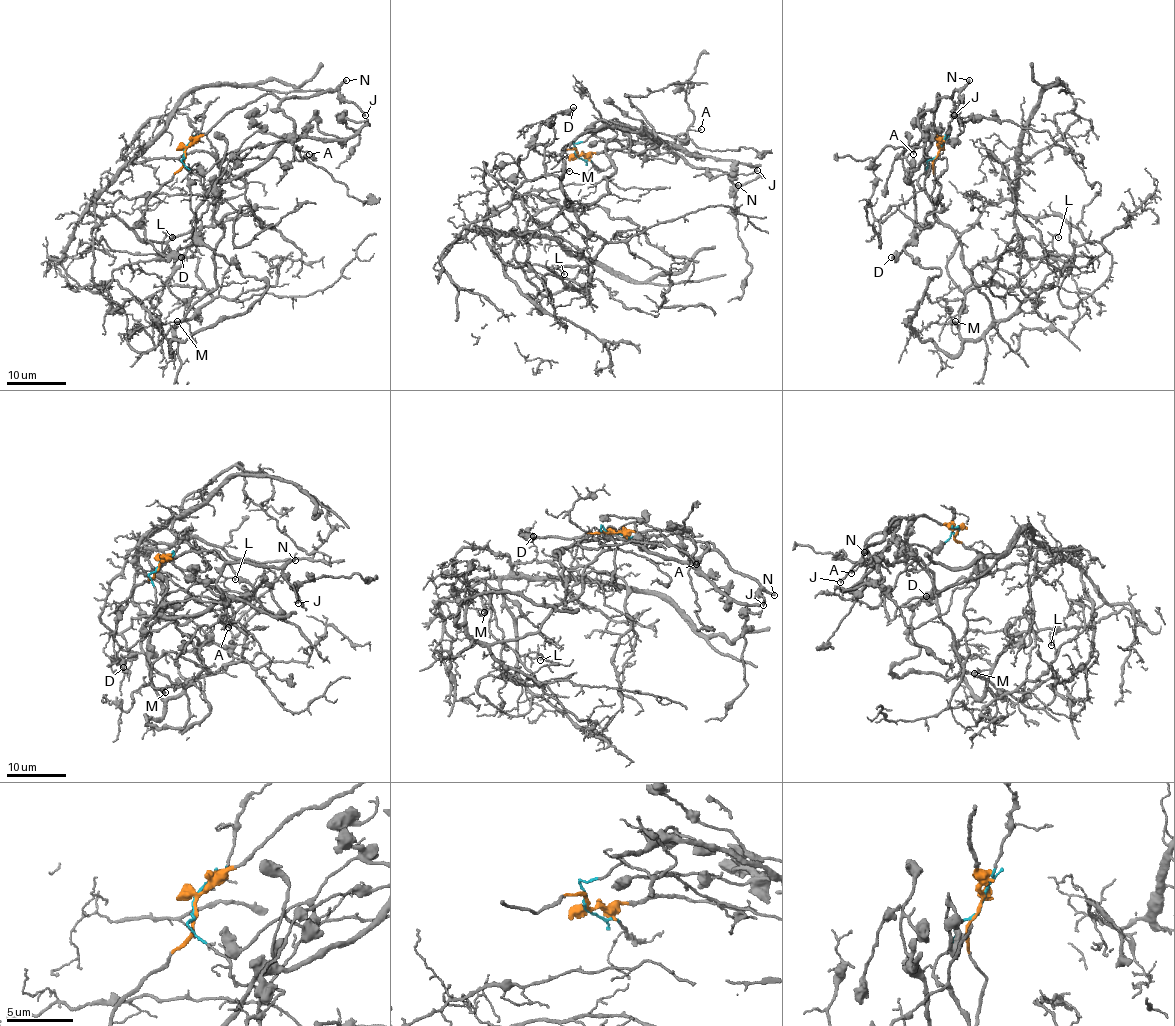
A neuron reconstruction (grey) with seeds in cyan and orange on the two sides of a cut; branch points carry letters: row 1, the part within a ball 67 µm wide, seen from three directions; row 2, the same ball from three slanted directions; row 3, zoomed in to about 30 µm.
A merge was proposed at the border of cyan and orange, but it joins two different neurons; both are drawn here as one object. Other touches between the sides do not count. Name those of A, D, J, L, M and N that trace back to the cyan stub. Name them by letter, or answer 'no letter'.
L, M

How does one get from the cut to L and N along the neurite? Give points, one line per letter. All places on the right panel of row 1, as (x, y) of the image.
L: (937, 152), (918, 185), (952, 230), (963, 266), (996, 320), (1006, 320), (1068, 259), (1054, 250), (1059, 238)
N: (937, 152), (939, 138), (934, 127), (937, 94), (937, 99), (951, 97), (969, 81)

